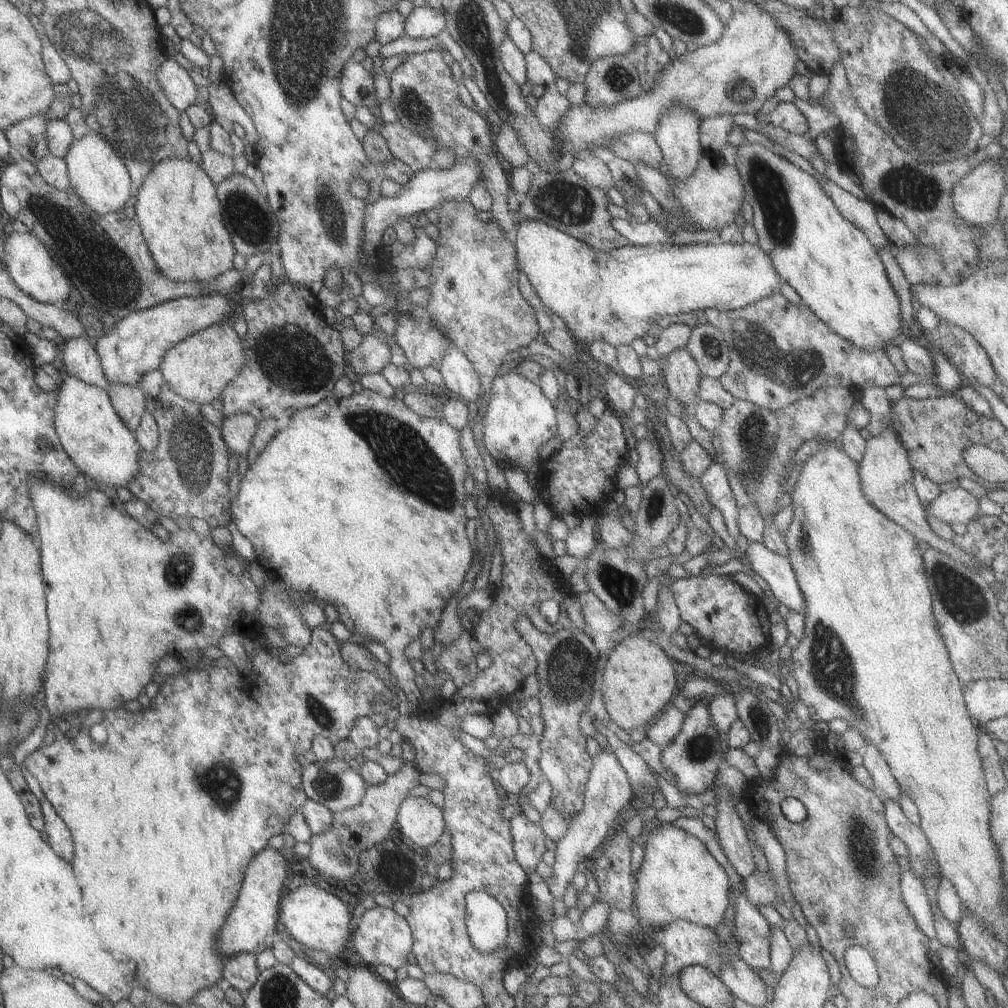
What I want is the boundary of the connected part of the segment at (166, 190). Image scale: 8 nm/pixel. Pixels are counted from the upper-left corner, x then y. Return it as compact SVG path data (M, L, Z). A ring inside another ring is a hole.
M171 158L156 162L134 194L134 218L158 271L175 282L205 281L232 268L233 246L221 221L215 185L193 160Z

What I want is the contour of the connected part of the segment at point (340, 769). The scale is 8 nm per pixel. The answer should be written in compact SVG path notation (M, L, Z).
M340 759L305 763L300 775L306 798L333 812L352 808L365 792L365 782Z

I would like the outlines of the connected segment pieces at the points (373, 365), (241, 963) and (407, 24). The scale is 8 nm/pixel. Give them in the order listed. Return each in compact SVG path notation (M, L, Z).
M371 328L367 334L362 335L362 340L357 347L349 352L347 360L349 360L349 368L355 374L380 373L389 363L389 345L381 332L375 333Z
M235 954L224 958L221 966L222 986L231 987L243 996L255 983L258 974L255 958L251 954Z
M425 6L414 7L404 22L404 34L411 39L435 37L445 27L443 11Z

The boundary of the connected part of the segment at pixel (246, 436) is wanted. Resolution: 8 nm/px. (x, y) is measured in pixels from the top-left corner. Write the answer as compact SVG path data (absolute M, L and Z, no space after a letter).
M231 412L225 416L220 432L228 452L235 456L246 456L255 433L257 421L251 414Z

